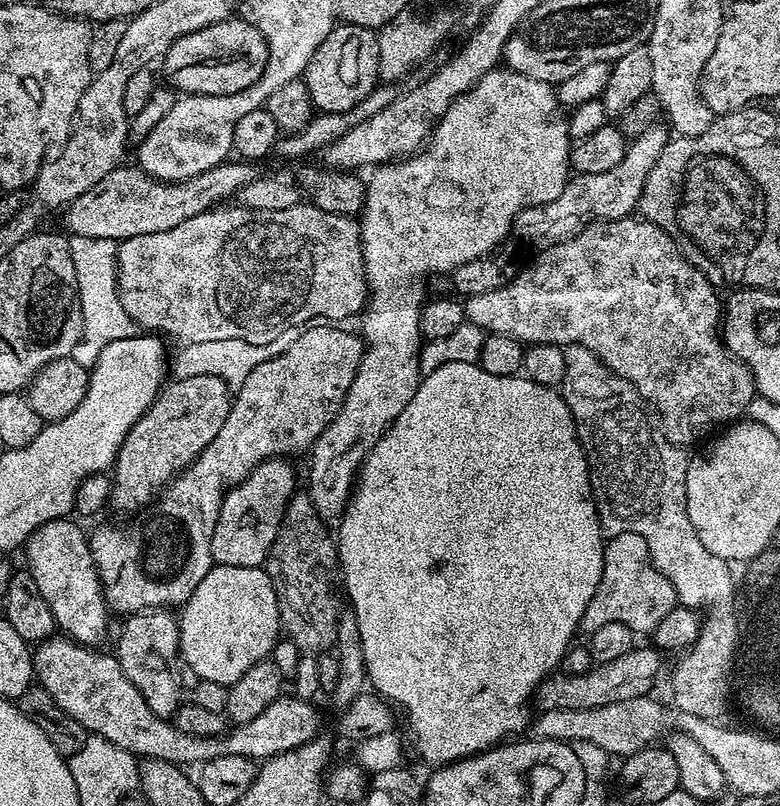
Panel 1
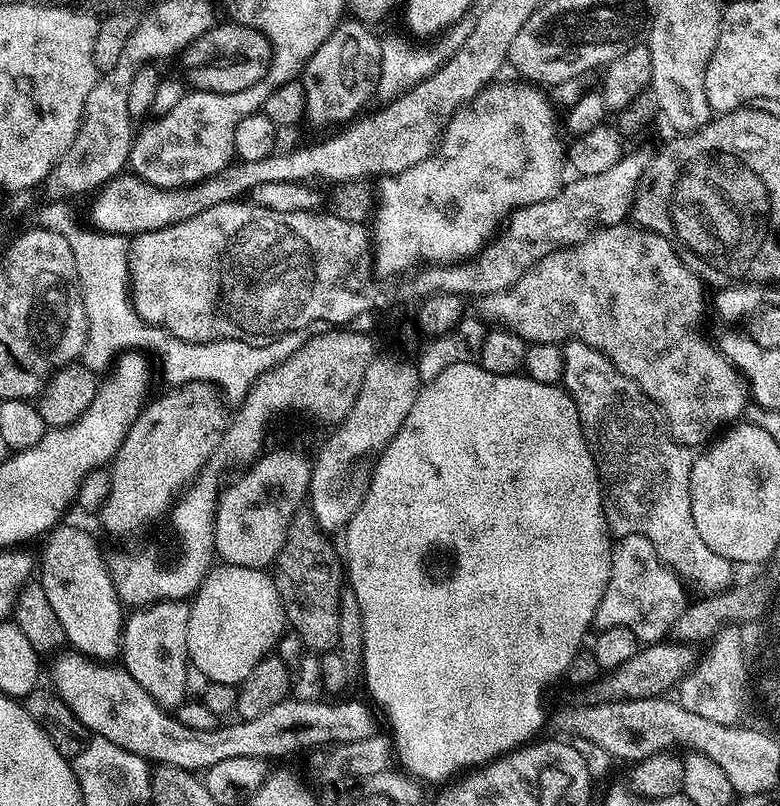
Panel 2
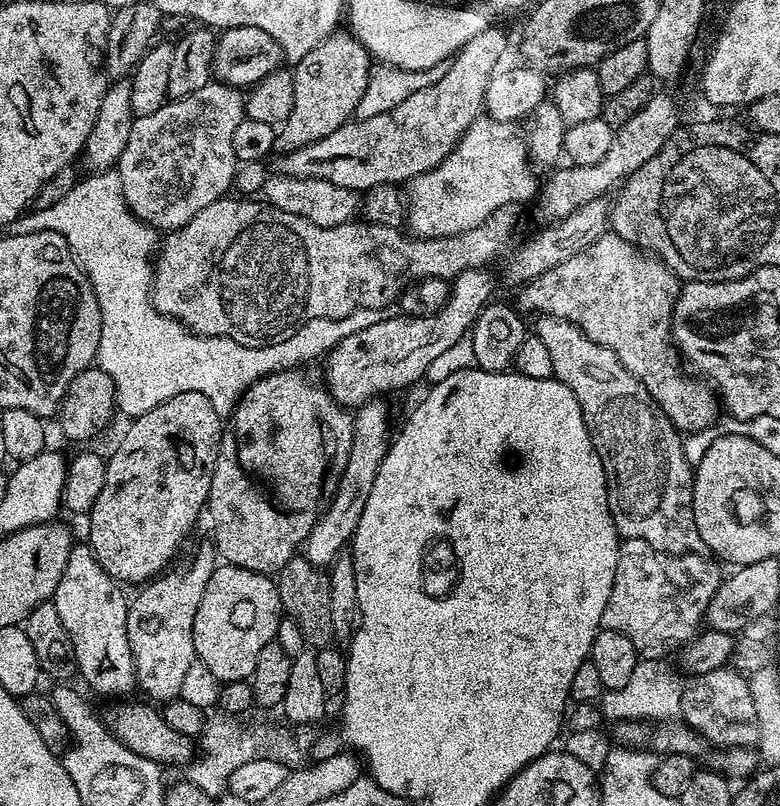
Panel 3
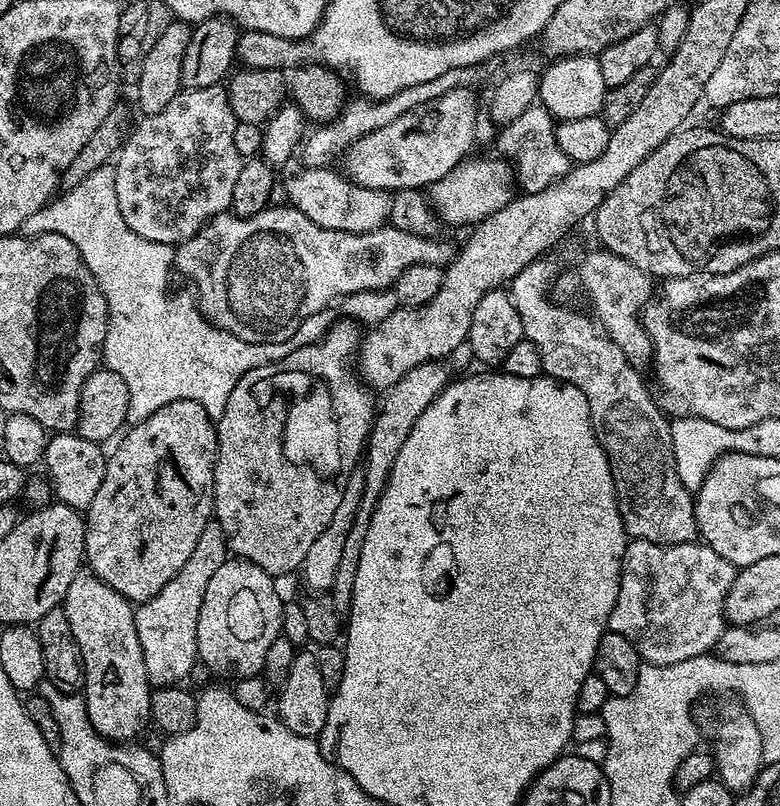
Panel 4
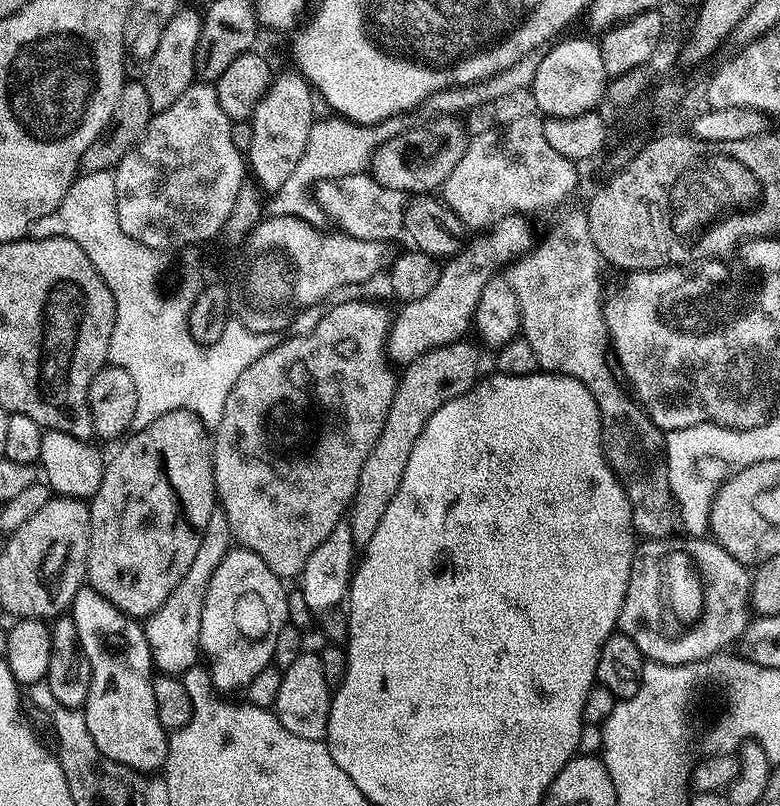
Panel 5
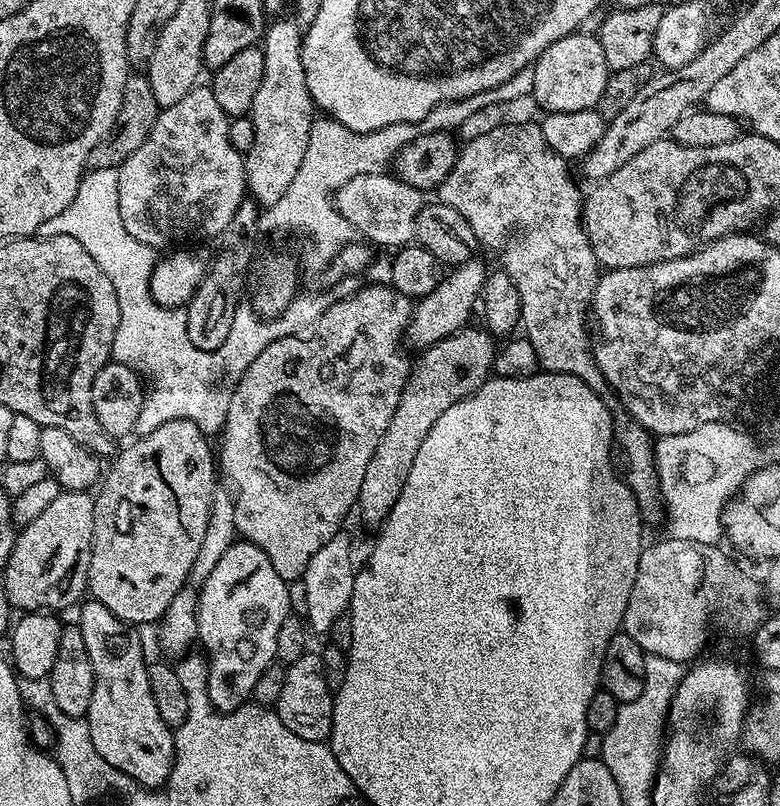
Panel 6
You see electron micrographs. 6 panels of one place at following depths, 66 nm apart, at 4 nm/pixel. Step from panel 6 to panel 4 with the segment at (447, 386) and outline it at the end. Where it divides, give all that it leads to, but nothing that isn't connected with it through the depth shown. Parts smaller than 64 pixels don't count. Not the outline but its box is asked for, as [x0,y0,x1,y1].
[330,360,450,613]

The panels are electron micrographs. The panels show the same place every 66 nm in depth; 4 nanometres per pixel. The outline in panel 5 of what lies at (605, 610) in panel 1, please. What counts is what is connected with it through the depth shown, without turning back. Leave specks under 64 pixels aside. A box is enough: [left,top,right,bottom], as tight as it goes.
[618,538,750,664]

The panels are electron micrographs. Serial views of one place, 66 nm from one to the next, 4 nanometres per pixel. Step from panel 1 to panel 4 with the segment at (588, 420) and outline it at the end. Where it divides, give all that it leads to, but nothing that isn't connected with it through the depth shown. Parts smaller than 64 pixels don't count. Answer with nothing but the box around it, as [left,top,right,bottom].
[510,258,697,544]

